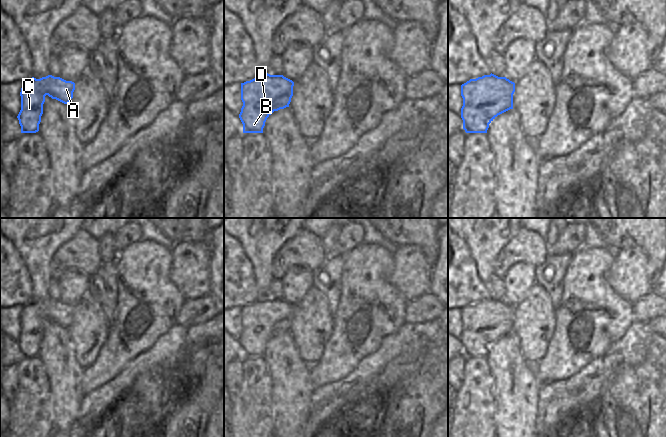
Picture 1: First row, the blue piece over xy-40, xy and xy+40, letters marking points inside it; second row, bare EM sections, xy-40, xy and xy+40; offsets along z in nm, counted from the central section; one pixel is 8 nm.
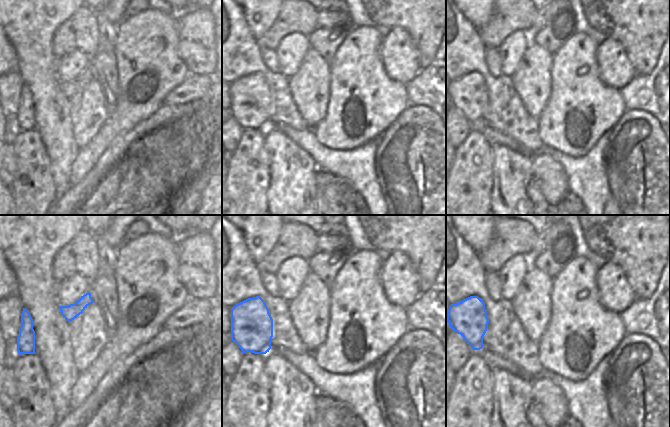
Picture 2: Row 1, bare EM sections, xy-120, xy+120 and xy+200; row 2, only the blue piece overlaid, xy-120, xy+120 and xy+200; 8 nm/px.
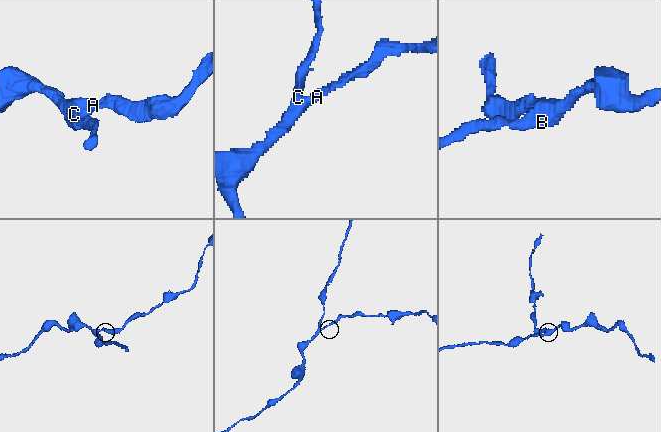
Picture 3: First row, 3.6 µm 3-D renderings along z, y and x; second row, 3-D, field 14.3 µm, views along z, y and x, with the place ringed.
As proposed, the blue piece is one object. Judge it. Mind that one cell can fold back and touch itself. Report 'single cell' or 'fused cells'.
single cell

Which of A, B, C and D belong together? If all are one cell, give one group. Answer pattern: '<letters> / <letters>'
A B C D

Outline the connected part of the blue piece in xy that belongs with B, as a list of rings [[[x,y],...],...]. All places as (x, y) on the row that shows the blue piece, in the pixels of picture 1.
[[[262,75],[241,83],[243,106],[239,118],[243,133],[263,133],[267,118],[280,109],[289,107],[294,82],[283,75]]]

